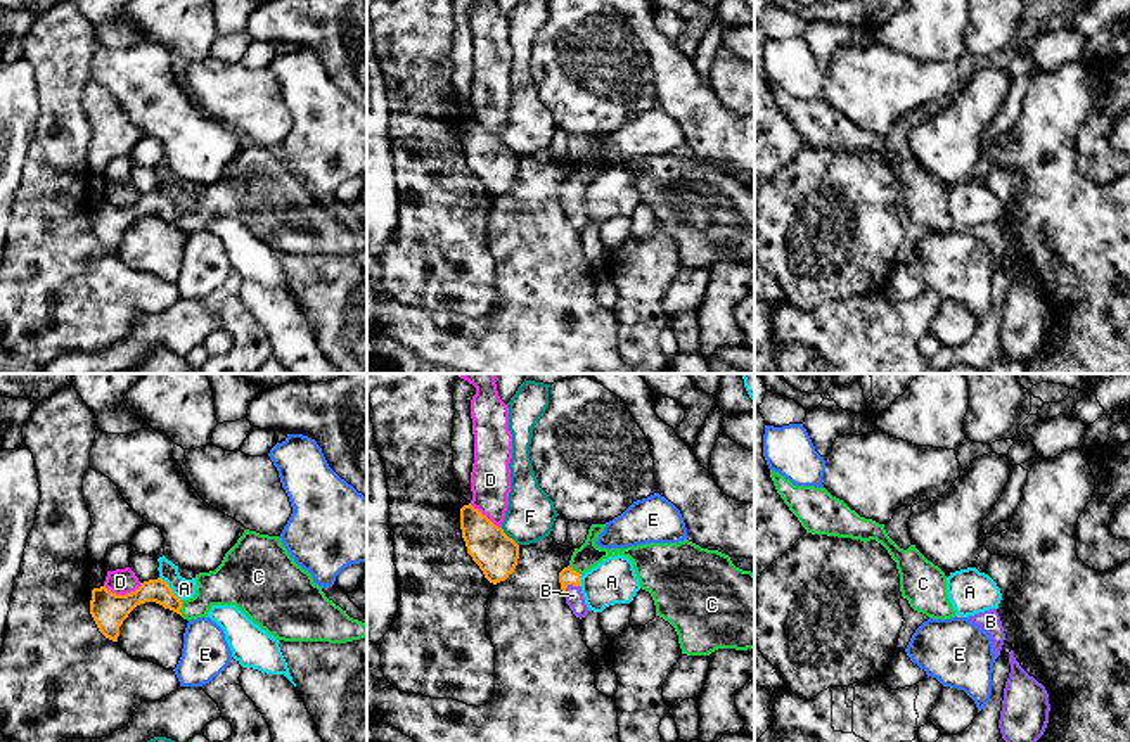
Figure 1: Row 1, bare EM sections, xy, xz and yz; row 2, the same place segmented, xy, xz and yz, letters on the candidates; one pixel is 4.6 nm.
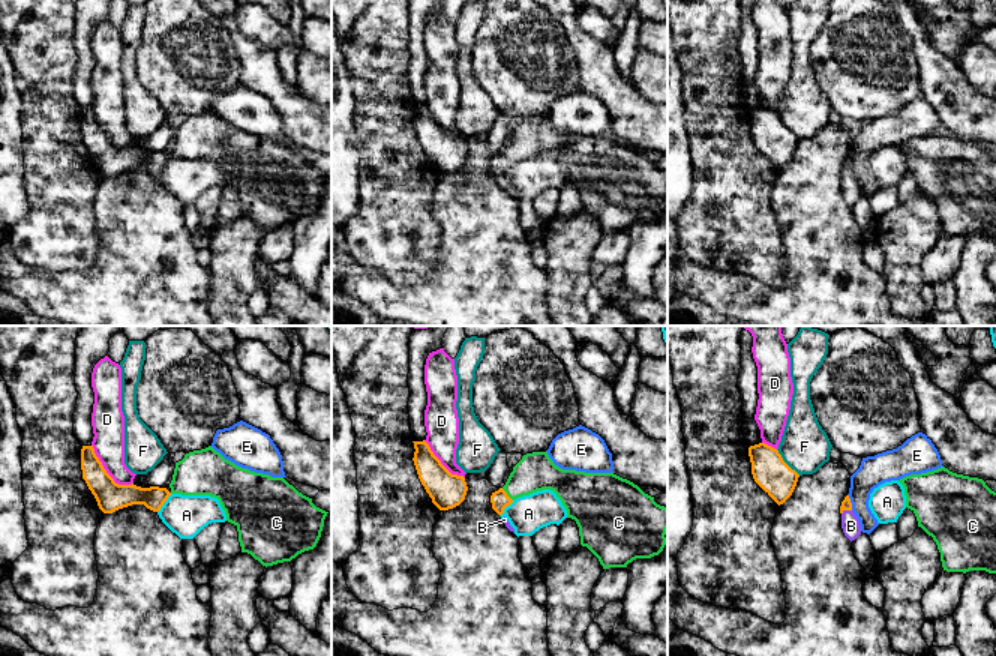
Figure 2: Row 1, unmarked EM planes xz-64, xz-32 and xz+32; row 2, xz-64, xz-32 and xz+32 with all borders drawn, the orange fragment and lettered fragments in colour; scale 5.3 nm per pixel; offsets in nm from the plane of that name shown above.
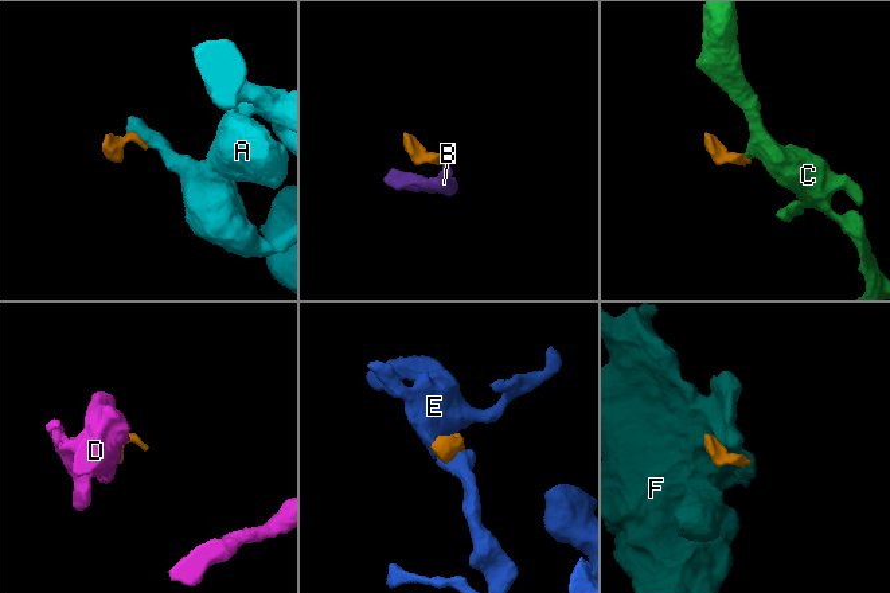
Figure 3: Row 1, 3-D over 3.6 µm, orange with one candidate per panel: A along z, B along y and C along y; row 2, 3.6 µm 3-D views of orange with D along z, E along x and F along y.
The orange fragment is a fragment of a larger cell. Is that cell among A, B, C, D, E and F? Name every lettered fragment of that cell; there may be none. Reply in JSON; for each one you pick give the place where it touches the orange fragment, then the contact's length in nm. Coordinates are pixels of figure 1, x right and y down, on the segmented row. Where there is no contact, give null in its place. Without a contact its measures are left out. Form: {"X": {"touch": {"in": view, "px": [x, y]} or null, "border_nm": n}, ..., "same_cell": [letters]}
{"B": {"touch": {"in": "xz", "px": [570, 583]}, "border_nm": 90}, "C": {"touch": {"in": "xy", "px": [180, 607]}, "border_nm": 70}, "same_cell": ["B", "C"]}

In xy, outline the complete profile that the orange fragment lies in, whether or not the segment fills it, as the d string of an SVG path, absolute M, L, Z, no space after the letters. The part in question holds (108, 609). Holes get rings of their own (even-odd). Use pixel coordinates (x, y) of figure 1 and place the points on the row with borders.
M244 529L222 564L196 574L196 583L196 595L187 600L180 600L161 578L144 581L126 595L106 586L93 588L90 614L99 631L112 642L118 642L128 614L145 602L156 602L187 621L206 617L213 605L235 605L284 642L346 643L367 636L367 624L329 600L279 536Z

